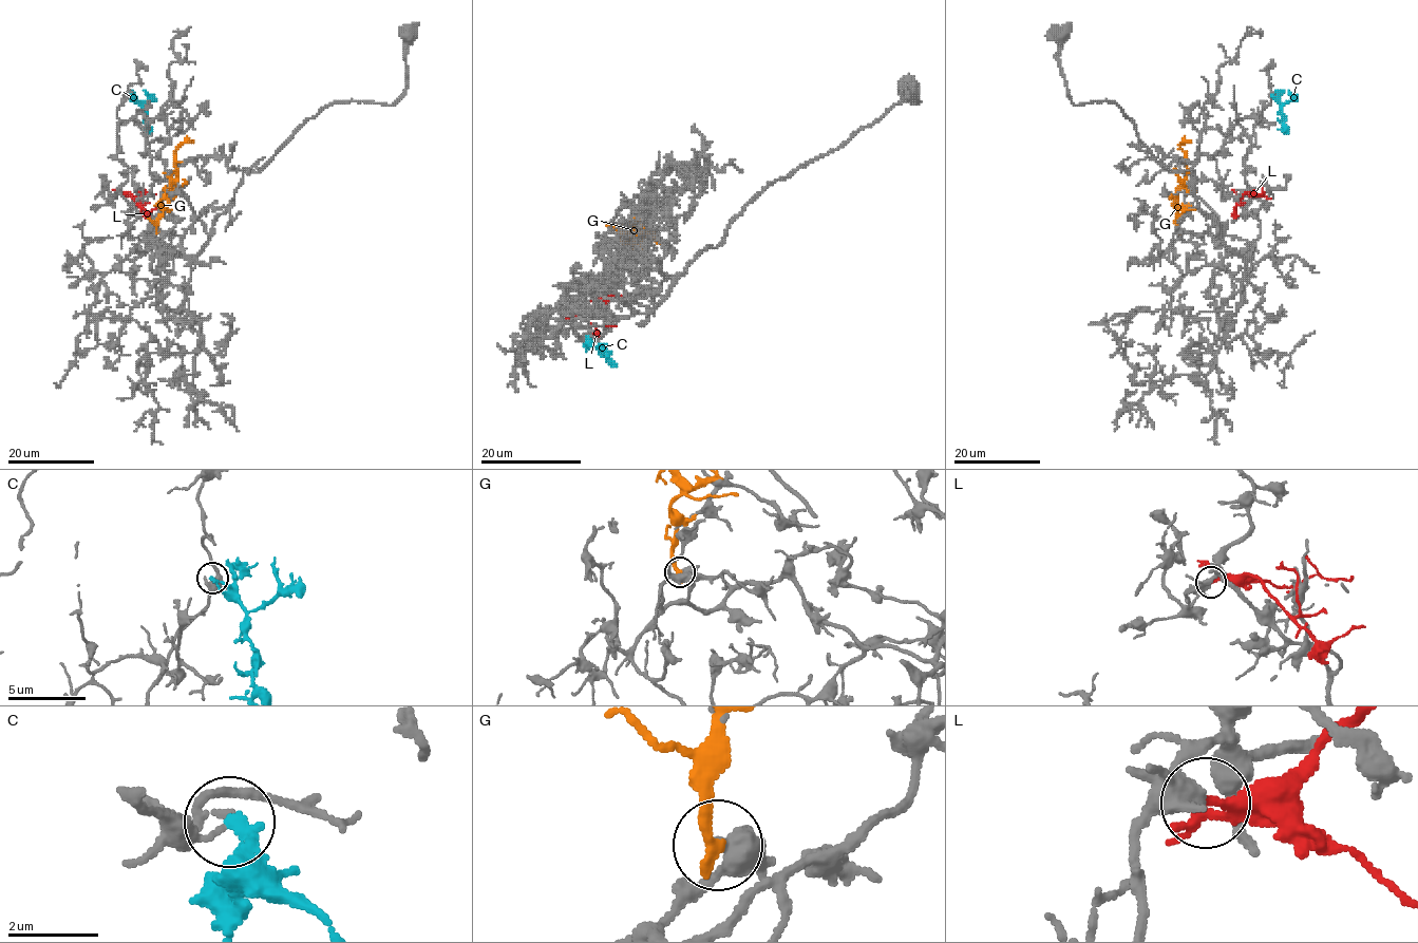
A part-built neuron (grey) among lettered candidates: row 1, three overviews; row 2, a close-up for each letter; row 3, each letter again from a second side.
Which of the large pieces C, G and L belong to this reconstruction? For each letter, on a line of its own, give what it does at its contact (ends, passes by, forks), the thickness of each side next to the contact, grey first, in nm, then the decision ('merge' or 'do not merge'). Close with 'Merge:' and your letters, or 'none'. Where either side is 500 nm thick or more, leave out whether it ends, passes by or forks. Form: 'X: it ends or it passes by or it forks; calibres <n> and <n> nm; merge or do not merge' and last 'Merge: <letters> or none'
C: it ends; calibres 150 and 240 nm; do not merge
G: it ends; calibres 380 and 300 nm; do not merge
L: it passes by; calibres 340 and 190 nm; do not merge
Merge: none

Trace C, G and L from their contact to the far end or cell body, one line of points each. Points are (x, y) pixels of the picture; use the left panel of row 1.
C: (131, 95), (145, 113), (145, 126), (149, 134)
G: (157, 230), (161, 200), (170, 184), (168, 175), (176, 170), (174, 151), (192, 142)
L: (116, 194), (127, 192), (148, 212), (159, 208)

